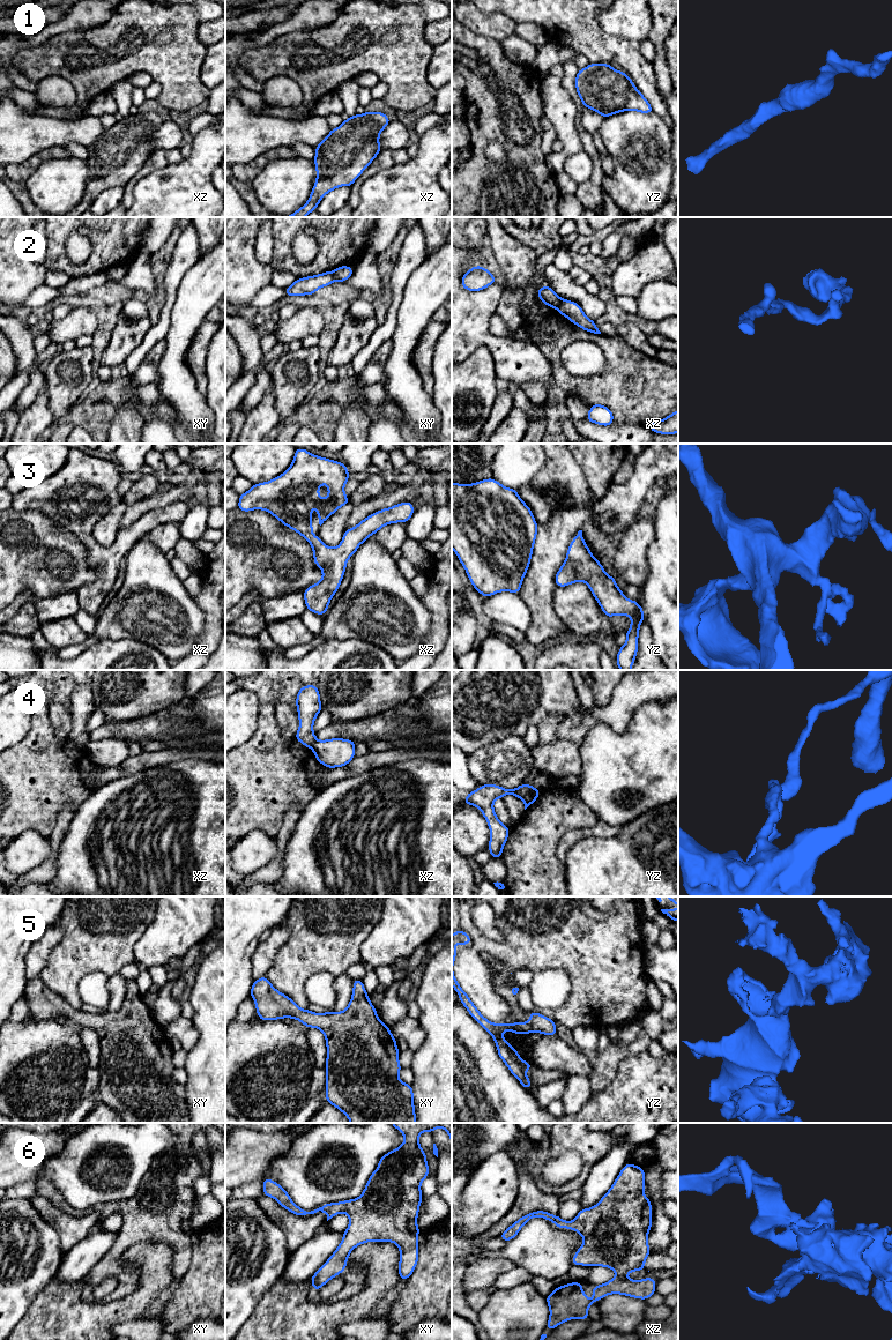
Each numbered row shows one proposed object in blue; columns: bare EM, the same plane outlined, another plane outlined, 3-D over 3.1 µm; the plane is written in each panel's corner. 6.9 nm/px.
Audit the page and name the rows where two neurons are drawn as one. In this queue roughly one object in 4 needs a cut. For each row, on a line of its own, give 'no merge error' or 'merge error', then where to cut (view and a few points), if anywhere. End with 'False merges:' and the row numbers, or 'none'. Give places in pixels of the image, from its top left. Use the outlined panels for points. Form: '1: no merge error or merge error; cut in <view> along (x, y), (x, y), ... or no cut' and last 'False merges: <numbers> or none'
1: no merge error; no cut
2: merge error; cut in xy along (332, 272), (335, 280)
3: no merge error; no cut
4: merge error; cut in yz along (534, 788), (522, 799)
5: no merge error; no cut
6: no merge error; no cut
False merges: 2, 4

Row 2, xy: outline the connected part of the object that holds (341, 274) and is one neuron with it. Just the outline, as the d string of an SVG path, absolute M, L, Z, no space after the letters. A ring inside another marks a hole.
M341 266L333 270L333 276L335 281L345 282L354 273L354 269L349 266Z

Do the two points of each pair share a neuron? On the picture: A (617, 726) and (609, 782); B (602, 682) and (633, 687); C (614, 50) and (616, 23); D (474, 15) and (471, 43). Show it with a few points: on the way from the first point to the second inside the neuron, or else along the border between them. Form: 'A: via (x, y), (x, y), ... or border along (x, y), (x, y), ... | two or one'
A: border along (634, 712), (623, 732), (595, 720) | two
B: border along (619, 682), (611, 698), (601, 707) | two
C: border along (595, 17), (599, 25), (608, 34), (638, 42) | two
D: border along (463, 24), (477, 34), (491, 37), (498, 42) | two

